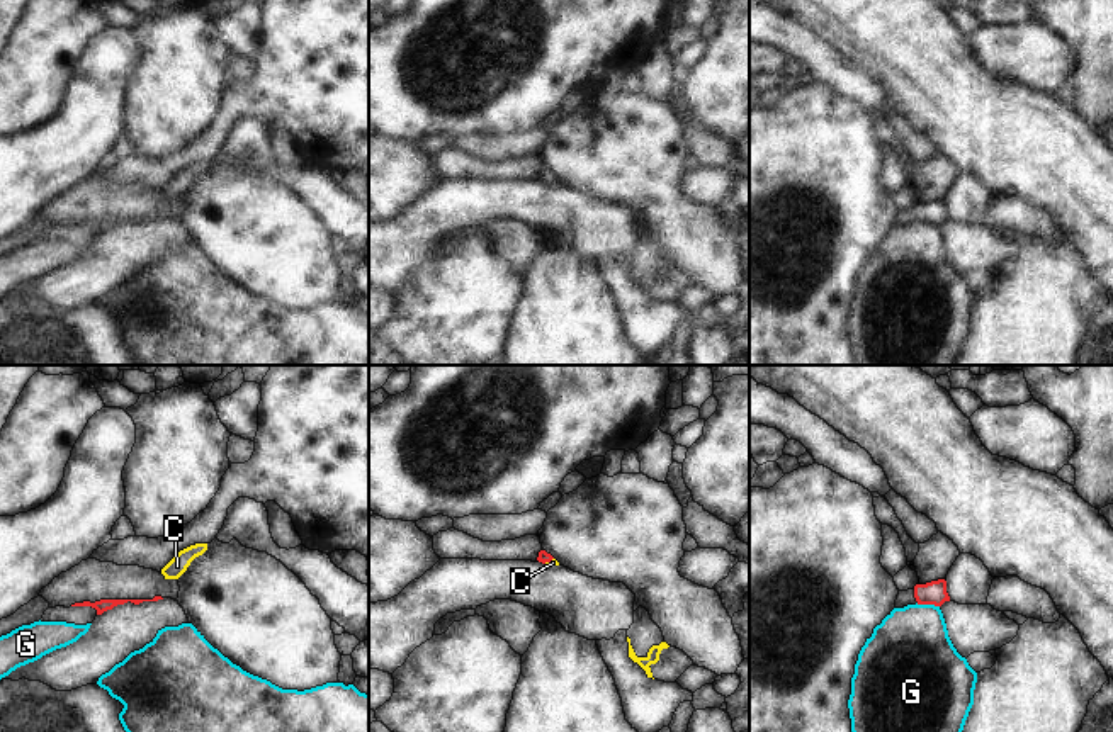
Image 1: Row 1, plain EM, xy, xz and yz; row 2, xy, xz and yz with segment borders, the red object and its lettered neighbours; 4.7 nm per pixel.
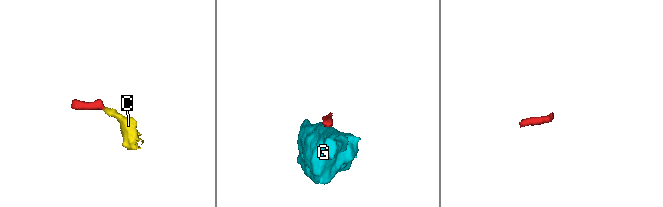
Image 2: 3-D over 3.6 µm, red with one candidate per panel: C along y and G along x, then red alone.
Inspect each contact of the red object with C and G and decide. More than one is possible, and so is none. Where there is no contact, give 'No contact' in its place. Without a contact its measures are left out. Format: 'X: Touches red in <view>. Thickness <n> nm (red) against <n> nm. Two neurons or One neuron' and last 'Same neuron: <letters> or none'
C: Touches red in xz. Thickness 50 nm (red) against 30 nm. One neuron
G: Touches red in yz. Thickness 110 nm (red) against 400 nm. Two neurons
Same neuron: C

